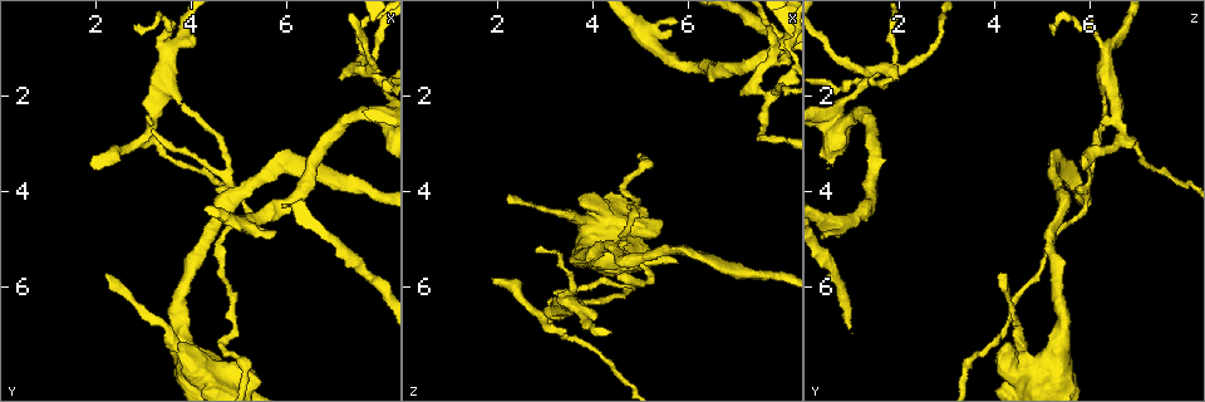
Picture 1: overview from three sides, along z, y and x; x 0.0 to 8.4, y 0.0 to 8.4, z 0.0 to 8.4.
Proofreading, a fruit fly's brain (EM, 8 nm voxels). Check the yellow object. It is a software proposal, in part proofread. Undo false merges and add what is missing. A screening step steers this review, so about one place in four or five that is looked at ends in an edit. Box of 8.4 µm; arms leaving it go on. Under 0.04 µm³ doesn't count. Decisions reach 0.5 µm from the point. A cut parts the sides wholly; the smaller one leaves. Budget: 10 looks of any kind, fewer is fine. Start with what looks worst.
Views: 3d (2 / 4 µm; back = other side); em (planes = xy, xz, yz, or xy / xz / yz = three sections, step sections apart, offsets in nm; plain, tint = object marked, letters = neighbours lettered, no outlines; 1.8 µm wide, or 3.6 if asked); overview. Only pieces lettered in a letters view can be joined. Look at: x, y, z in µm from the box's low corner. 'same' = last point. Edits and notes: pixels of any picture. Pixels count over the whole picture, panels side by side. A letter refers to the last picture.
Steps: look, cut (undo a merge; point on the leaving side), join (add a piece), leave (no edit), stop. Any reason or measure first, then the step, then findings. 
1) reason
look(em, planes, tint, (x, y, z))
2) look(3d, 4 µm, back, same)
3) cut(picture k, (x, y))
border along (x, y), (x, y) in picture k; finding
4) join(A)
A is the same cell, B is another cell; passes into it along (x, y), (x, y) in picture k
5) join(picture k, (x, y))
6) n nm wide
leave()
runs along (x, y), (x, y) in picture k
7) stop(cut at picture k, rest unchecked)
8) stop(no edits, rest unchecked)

sharp bend
look(em, planes, letters, (4.60, 4.85, 5.25))

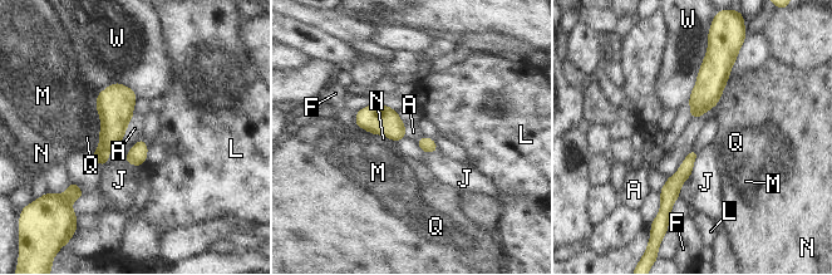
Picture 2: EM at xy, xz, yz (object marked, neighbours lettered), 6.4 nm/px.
leave()
A, F, J, L, M, N, Q and W are other cells; border along (694, 147), (679, 168), (668, 177) in picture 2; all the same neuron

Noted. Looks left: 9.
abrupt turn
look(em, planes, tint, (7.75, 1.50, 2.05))

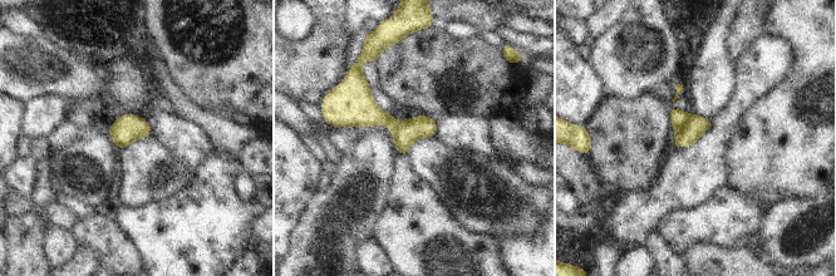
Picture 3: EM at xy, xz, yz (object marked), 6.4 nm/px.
look(em, planes, letters, same)

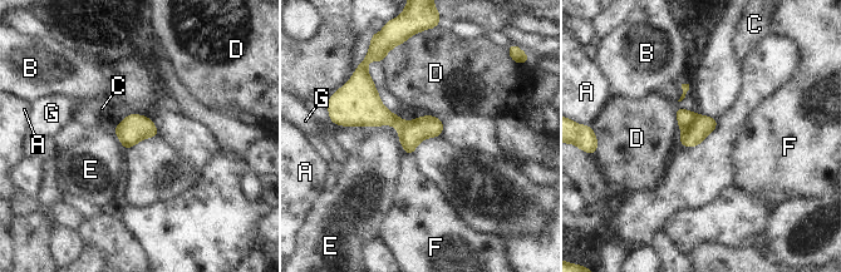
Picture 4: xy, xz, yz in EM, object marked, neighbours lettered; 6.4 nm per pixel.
160 nm wide
cut(picture 4, (704, 125))
A, B, C, D, E, F and G are other cells; border along (697, 115), (697, 119), (682, 133) in picture 4; a second neuron is stuck on

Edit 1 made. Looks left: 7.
calibre changes
look(3d, 4 µm, (3.65, 0.95, 6.35))

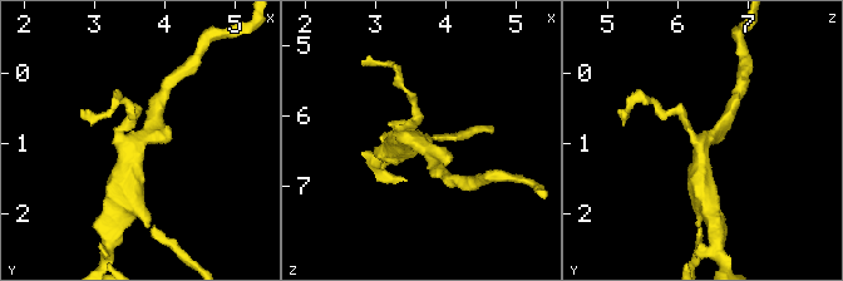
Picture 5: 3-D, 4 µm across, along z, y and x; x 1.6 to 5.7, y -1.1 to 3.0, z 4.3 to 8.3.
need the tissue
look(em, xz, step 4, letters, (3.65, 0.95, 6.35))

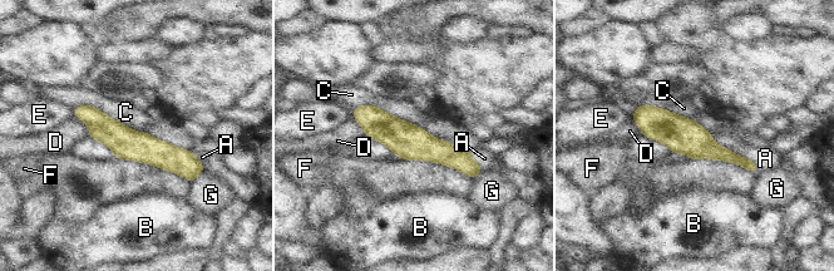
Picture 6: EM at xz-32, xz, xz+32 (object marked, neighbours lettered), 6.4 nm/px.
leave()
A, B, C, D, E, F and G are other cells; runs along (78, 109), (128, 144), (198, 168) in picture 6; one neuron here

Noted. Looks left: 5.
stop(cut at picture 4, rest unchecked)

